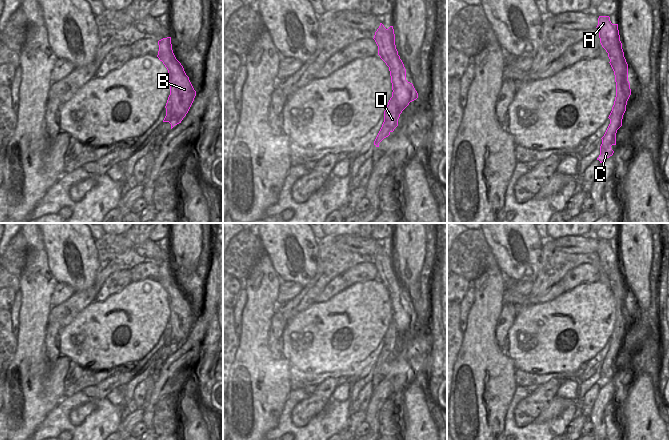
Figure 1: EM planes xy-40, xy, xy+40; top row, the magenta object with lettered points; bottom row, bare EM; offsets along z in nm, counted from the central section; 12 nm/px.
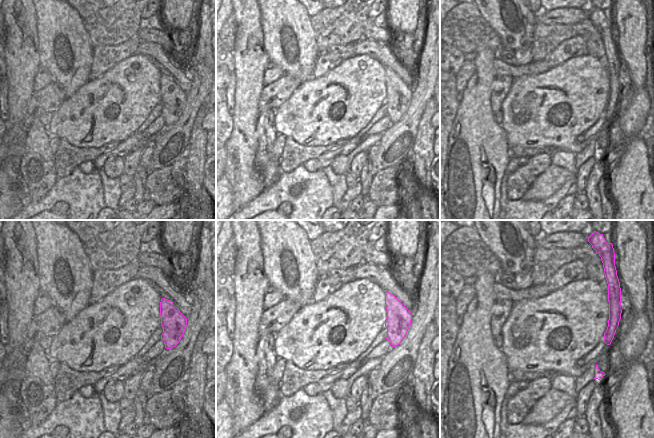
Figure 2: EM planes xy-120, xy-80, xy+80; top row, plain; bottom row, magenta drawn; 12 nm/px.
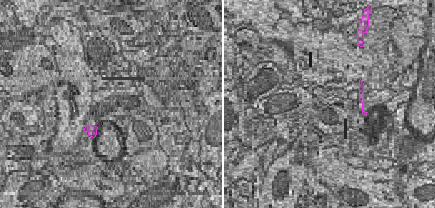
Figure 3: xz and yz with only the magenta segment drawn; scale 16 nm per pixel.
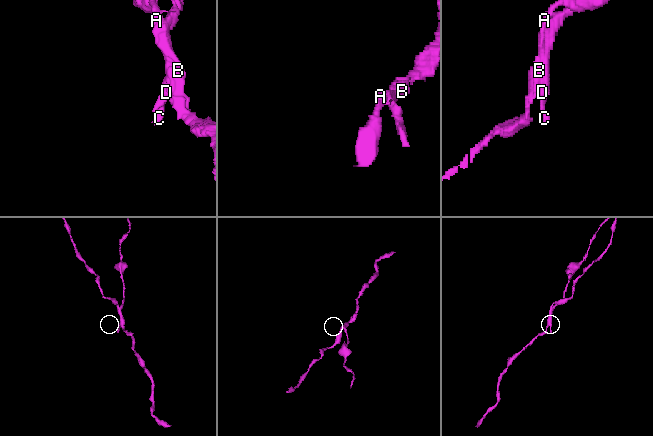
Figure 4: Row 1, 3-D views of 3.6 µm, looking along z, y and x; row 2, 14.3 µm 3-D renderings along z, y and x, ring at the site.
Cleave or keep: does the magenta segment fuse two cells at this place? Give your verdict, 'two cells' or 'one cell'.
two cells

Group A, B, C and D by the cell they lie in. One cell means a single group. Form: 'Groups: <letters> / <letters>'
Groups: A B / C D.

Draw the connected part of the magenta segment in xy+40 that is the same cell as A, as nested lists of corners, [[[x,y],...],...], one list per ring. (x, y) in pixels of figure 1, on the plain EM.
[[[599,240],[596,252],[602,271],[609,277],[611,271],[616,268],[615,256],[618,254],[618,248],[612,248],[609,240]]]

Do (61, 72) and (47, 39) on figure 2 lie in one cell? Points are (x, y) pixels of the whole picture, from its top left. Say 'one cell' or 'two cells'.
one cell

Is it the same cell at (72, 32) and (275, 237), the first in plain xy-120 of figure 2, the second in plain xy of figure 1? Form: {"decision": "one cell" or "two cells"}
{"decision": "one cell"}

